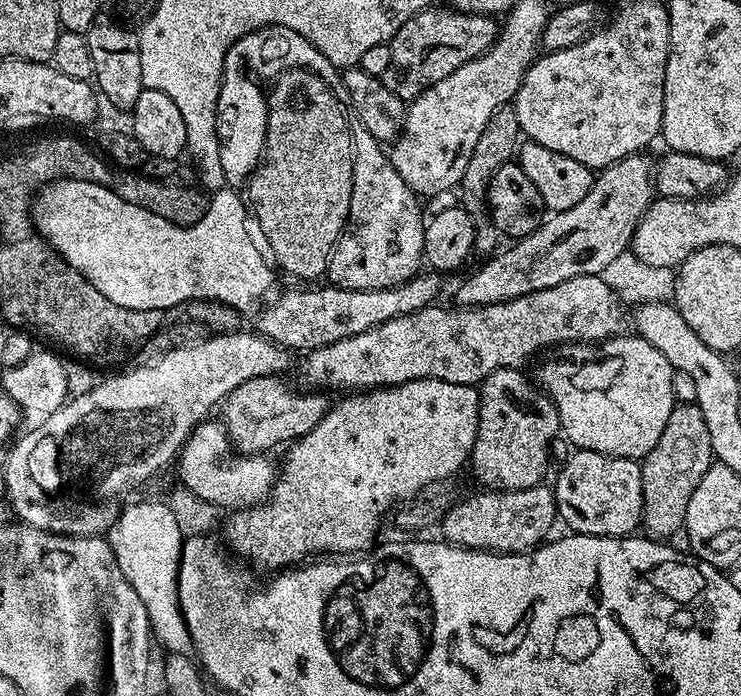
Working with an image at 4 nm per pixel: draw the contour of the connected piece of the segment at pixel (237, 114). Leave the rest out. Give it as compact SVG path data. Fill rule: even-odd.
M232 58L225 60L224 78L220 81L218 98L218 138L222 154L222 174L224 183L228 186L247 185L252 173L260 165L260 157L264 155L268 125L268 108L260 108L266 96L263 91L260 92L259 83L252 79L249 84L244 84L244 80L236 80L236 76L240 76L240 70L232 68Z

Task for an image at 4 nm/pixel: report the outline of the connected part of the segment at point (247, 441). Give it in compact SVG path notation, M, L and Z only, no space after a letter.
M255 376L226 397L227 403L232 403L232 421L226 424L228 435L249 455L271 453L271 448L279 444L284 446L310 434L329 410L330 400L324 397L327 395L316 390L299 392L282 381L280 376Z

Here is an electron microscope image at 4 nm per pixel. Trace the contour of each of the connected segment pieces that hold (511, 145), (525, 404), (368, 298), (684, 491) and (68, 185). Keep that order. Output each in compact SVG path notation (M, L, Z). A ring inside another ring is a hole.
M501 106L494 110L494 114L490 114L490 122L486 122L486 127L478 137L474 154L470 154L470 162L466 162L466 174L462 174L458 185L458 200L470 214L476 227L476 237L472 247L477 257L480 255L480 258L487 258L501 247L501 234L488 216L488 187L490 178L494 178L494 174L502 170L502 166L513 163L517 159L521 143L522 133L518 126L518 114L515 107Z
M495 368L494 371L484 380L481 380L478 387L480 389L480 421L478 422L478 434L476 441L472 447L472 454L470 457L470 469L476 475L476 480L488 490L507 490L509 488L533 488L539 484L545 483L546 477L544 475L548 472L548 447L552 444L552 439L558 436L560 432L560 419L558 418L558 410L556 403L552 401L552 397L548 395L547 391L535 388L526 377L523 376L523 371L520 368Z
M424 270L396 288L358 290L339 286L296 286L300 288L282 293L273 304L265 303L259 309L260 317L254 328L259 335L289 350L330 346L334 342L342 342L342 338L354 338L354 334L362 334L364 330L370 330L382 322L390 322L390 318L414 314L435 305L440 296L439 279L441 277L435 271Z
M677 403L670 410L670 419L662 438L642 458L642 496L644 498L643 531L647 539L666 542L674 530L684 527L686 506L690 506L690 497L698 490L702 474L714 462L710 446L710 429L706 426L706 417L695 404Z
M53 180L45 184L39 195L35 197L34 223L36 225L36 231L47 240L48 245L66 263L74 266L74 270L78 270L83 274L99 292L106 294L106 298L110 298L110 302L118 302L118 306L126 306L130 310L176 310L180 305L184 305L188 301L216 301L228 307L246 310L251 304L257 303L256 305L259 305L265 299L263 296L267 294L268 287L272 284L273 265L270 263L269 257L262 251L254 232L254 237L252 237L252 232L248 229L248 220L250 224L249 205L246 203L245 197L241 193L240 197L236 192L239 191L225 186L219 192L211 193L208 202L208 211L200 221L196 221L192 225L178 225L172 221L168 221L164 216L160 215L159 211L153 210L143 203L135 204L134 202L126 202L126 198L122 198L117 192L110 190L103 182L97 182L95 180Z

